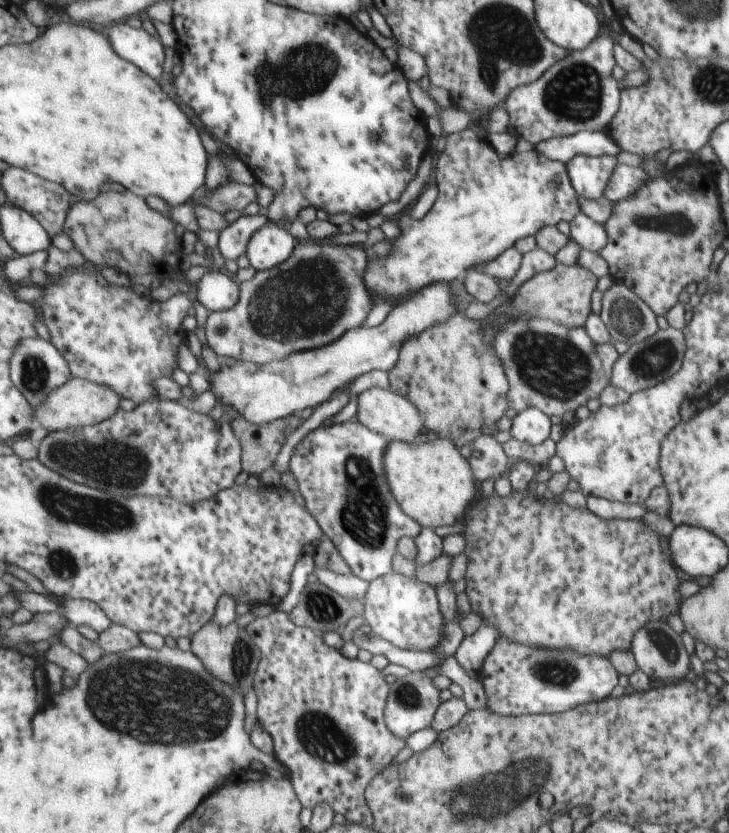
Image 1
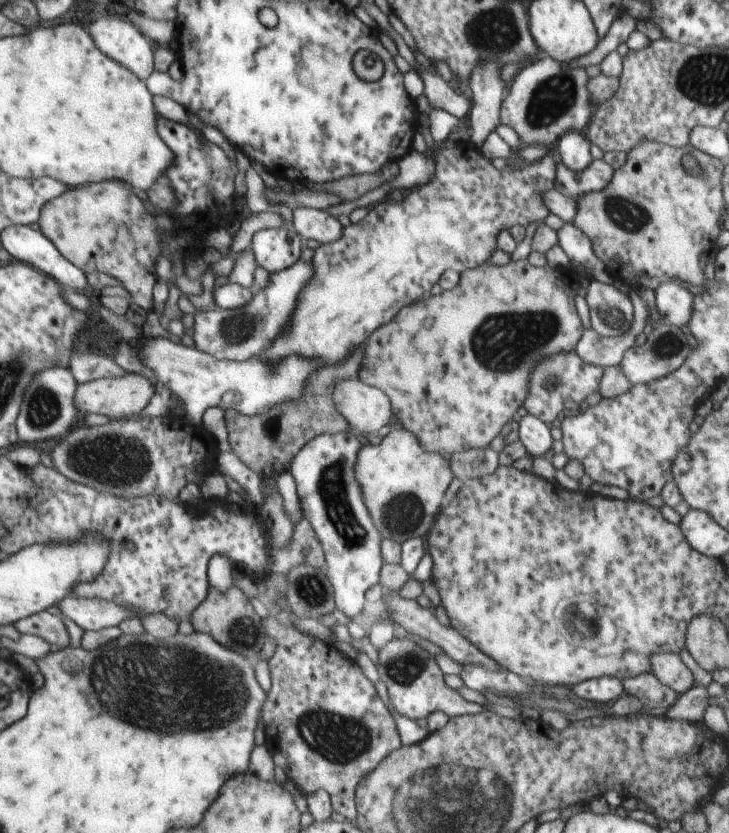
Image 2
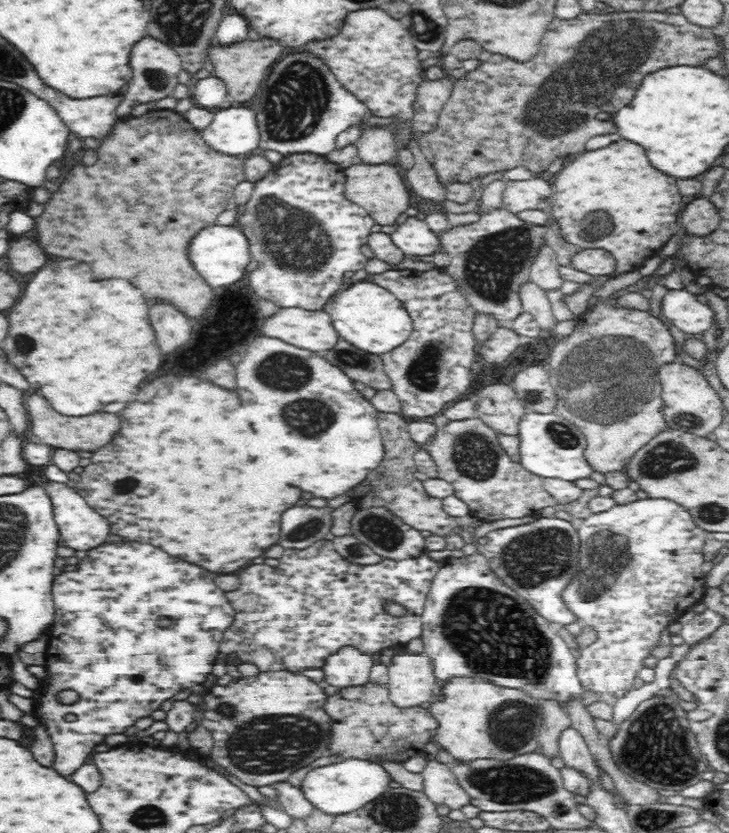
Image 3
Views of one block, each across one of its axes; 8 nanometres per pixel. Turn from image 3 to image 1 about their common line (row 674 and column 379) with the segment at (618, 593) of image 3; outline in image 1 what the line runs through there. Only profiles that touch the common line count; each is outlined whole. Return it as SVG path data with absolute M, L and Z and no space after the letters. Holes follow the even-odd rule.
M390 573L369 582L365 592L364 620L370 626L373 636L378 636L399 649L423 651L429 649L440 636L442 615L435 590L416 576L407 577Z

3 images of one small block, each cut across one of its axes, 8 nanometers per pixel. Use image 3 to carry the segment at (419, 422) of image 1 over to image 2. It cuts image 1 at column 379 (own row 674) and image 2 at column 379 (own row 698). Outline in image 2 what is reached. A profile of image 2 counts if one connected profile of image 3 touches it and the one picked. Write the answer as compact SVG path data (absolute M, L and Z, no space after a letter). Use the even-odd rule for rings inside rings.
M358 377L337 384L334 402L349 422L350 429L368 435L384 432L384 426L394 415L394 406L387 394Z

